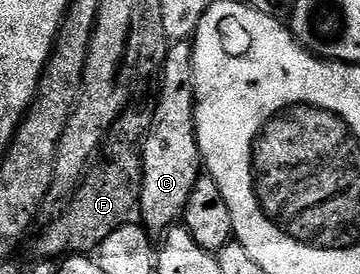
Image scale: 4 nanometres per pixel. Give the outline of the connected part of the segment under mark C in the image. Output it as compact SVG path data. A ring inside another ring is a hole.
M174 41L169 44L161 79L162 88L156 91L152 125L142 143L142 196L138 202L141 226L154 237L169 231L181 220L188 197L192 197L192 185L196 185L198 176L204 171L194 120L193 42Z

